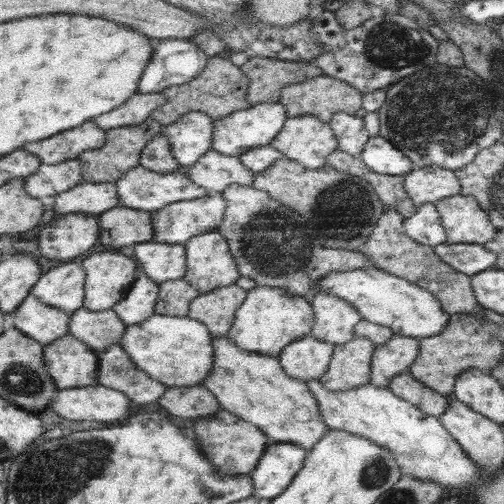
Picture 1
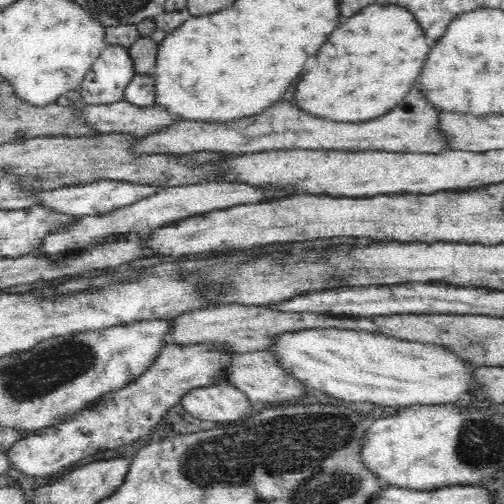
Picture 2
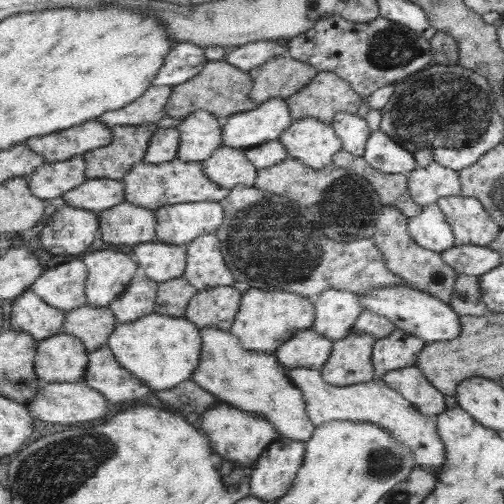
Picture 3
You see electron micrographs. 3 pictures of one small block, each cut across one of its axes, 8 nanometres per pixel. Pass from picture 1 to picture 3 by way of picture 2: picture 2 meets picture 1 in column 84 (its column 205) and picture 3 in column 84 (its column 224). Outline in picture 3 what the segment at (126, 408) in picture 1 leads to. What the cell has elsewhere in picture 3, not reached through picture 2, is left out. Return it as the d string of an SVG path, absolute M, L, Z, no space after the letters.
M43 382L43 390L39 390L39 396L27 404L31 412L37 414L35 420L45 420L53 424L75 424L75 422L87 422L87 420L99 420L107 416L109 412L109 400L103 396L99 390L87 386L85 382L61 382L61 384L51 384Z

